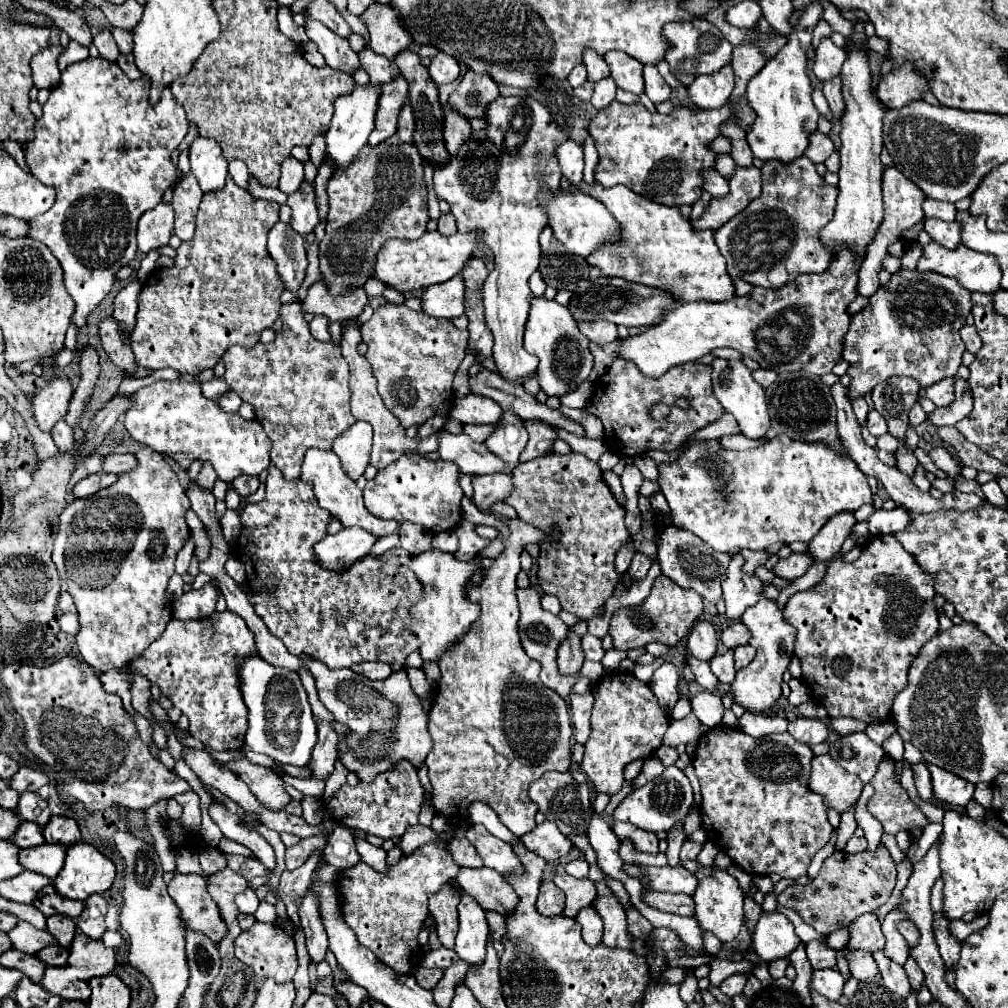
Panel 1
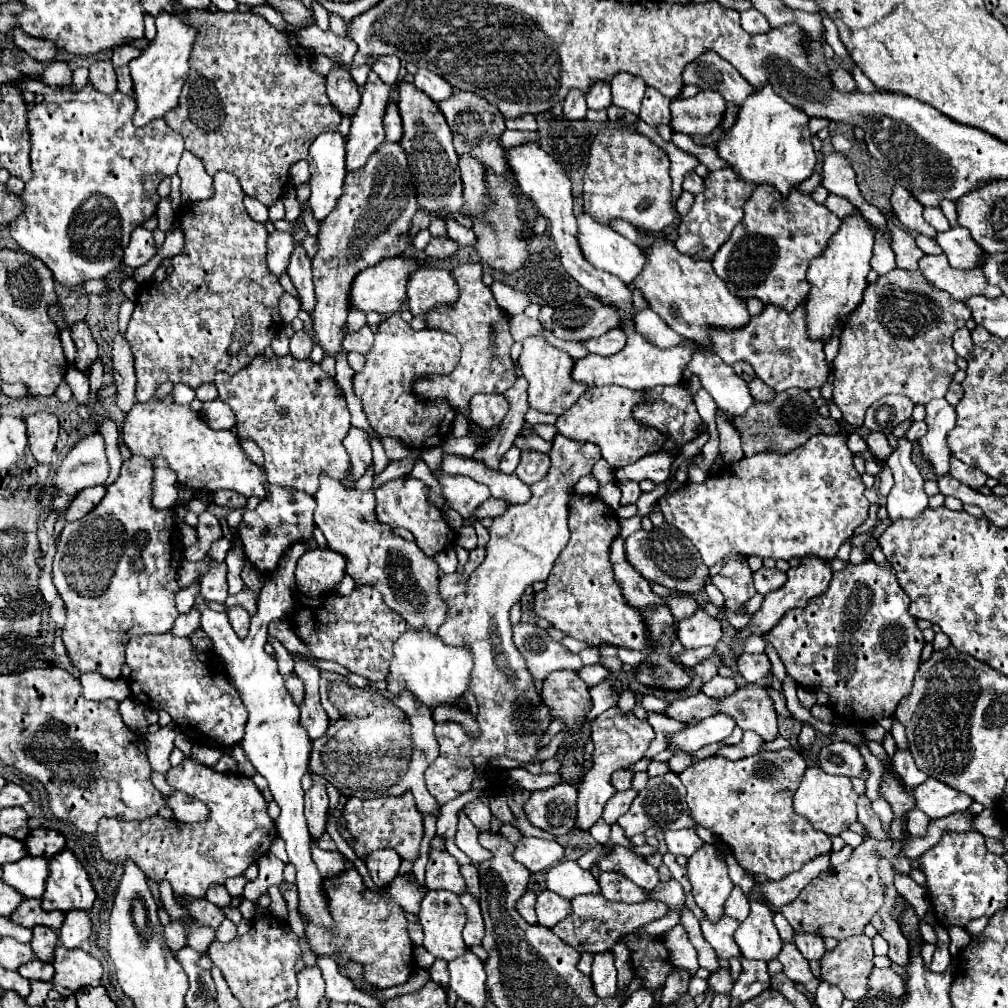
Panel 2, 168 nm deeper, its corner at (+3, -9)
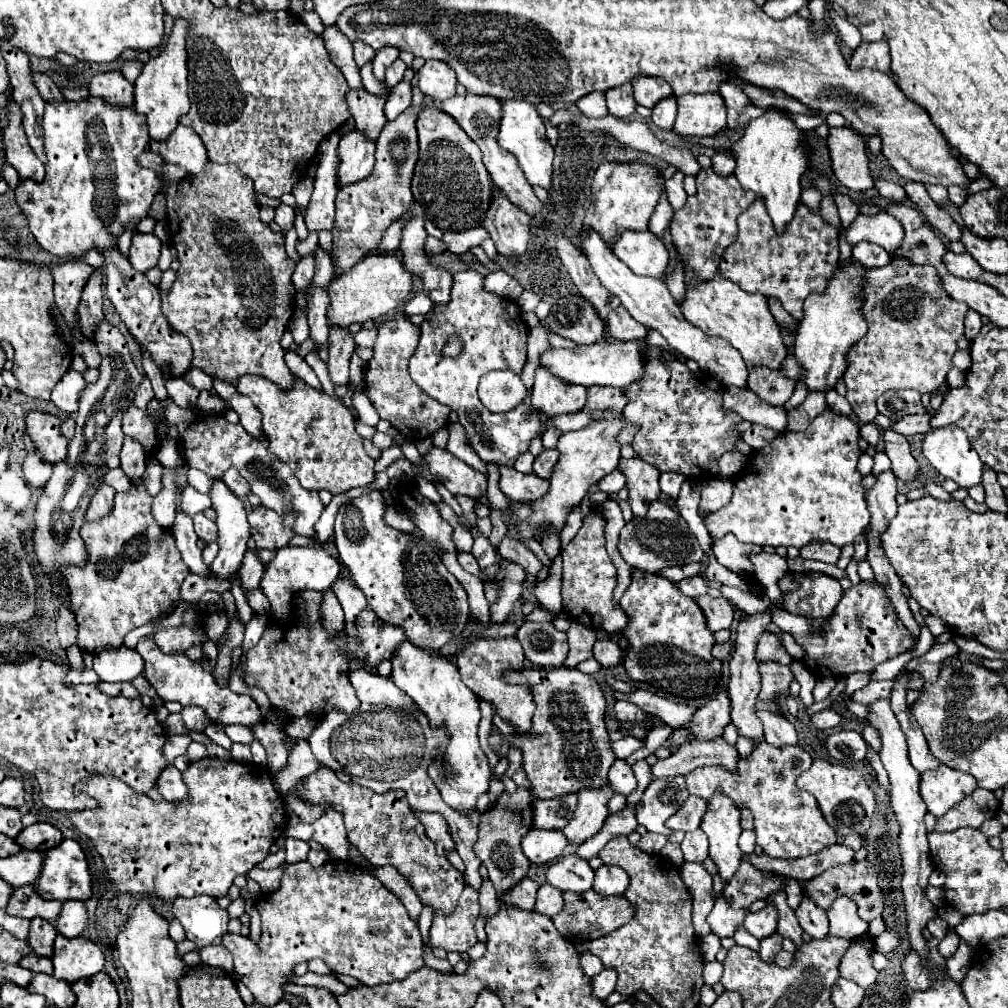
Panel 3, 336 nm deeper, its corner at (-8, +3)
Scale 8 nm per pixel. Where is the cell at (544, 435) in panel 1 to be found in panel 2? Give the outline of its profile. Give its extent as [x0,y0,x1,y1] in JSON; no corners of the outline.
[516,450,550,486]

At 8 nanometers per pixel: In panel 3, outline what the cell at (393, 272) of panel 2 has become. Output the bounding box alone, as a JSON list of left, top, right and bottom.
[327,254,411,326]

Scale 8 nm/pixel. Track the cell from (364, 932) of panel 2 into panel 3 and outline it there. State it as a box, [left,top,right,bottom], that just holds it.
[223,860,423,1006]

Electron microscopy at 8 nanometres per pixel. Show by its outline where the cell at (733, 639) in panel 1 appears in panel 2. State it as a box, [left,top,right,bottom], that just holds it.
[744,636,766,654]

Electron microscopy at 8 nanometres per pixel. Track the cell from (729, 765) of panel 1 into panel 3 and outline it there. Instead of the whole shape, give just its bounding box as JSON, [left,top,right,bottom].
[685,742,839,860]

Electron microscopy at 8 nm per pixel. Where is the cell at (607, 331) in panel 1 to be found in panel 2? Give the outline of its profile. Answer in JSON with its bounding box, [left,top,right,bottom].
[584,328,626,356]

